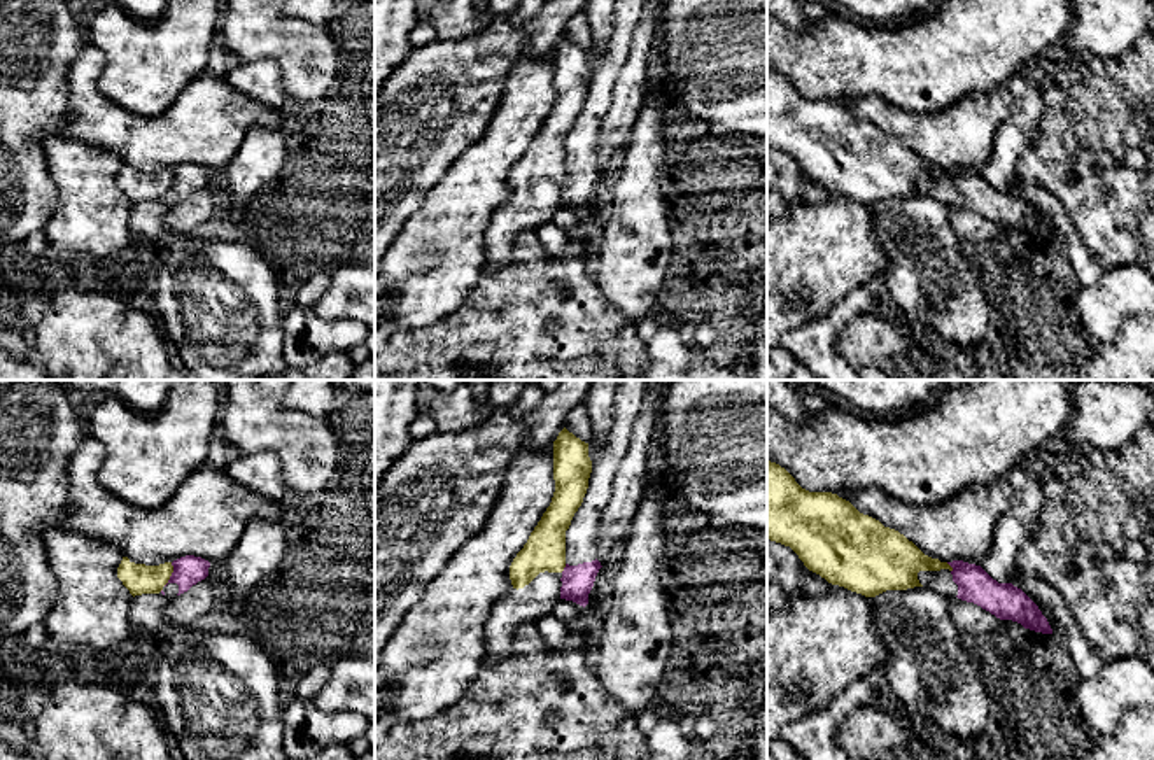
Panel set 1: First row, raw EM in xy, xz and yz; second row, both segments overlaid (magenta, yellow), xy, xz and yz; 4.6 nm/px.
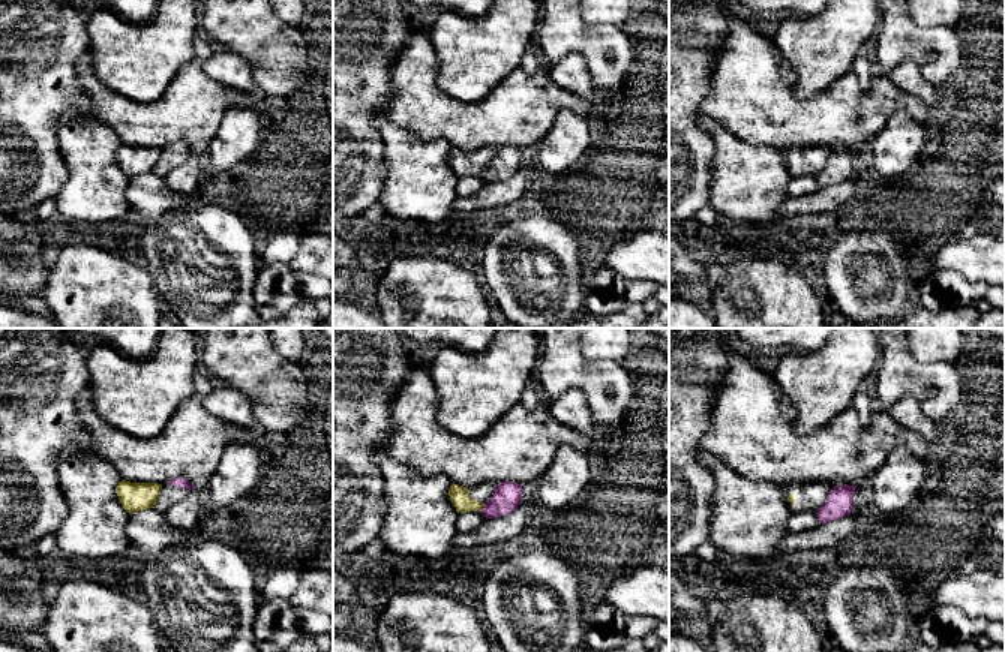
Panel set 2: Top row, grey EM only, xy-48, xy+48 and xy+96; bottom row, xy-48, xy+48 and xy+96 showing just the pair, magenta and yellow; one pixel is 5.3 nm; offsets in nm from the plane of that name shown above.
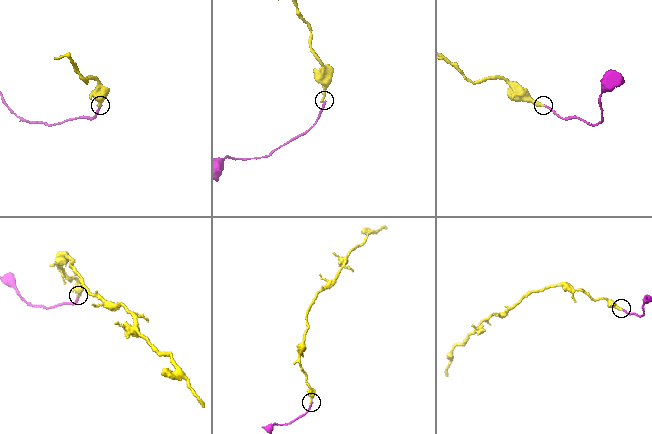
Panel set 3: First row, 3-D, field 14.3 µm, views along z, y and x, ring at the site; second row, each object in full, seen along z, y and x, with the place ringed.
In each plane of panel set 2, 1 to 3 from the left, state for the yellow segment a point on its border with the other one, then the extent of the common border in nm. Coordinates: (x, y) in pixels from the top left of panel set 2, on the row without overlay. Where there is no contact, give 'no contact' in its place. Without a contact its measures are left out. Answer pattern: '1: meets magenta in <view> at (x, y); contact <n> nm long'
1: no contact
2: meets magenta in xy+48 at (482, 173); contact 50 nm long
3: no contact

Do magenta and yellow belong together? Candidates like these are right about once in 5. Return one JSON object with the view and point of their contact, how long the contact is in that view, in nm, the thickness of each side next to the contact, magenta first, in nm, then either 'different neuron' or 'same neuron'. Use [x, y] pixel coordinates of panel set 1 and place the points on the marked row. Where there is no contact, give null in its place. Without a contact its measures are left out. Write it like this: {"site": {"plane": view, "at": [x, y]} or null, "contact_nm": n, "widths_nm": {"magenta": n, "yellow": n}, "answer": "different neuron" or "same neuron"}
{"site": {"plane": "xy", "at": [172, 575]}, "contact_nm": 120, "widths_nm": {"magenta": 140, "yellow": 140}, "answer": "different neuron"}

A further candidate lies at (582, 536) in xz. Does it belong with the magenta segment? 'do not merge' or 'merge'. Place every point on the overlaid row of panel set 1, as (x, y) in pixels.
merge

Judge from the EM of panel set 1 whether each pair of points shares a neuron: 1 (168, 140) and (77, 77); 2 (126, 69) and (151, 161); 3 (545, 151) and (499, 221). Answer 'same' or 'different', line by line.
1: same
2: different
3: same

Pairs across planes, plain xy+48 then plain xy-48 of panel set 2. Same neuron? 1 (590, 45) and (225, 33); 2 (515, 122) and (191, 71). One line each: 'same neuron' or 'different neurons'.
1: same neuron
2: same neuron

